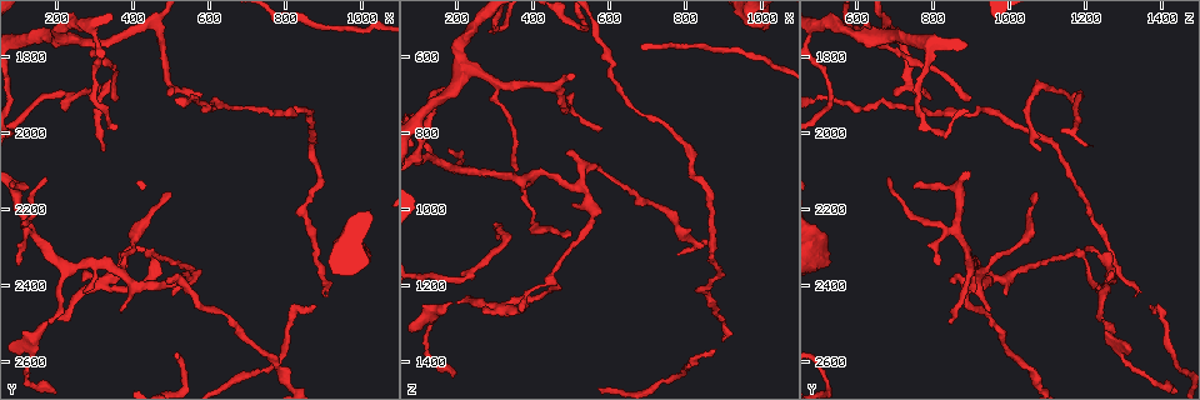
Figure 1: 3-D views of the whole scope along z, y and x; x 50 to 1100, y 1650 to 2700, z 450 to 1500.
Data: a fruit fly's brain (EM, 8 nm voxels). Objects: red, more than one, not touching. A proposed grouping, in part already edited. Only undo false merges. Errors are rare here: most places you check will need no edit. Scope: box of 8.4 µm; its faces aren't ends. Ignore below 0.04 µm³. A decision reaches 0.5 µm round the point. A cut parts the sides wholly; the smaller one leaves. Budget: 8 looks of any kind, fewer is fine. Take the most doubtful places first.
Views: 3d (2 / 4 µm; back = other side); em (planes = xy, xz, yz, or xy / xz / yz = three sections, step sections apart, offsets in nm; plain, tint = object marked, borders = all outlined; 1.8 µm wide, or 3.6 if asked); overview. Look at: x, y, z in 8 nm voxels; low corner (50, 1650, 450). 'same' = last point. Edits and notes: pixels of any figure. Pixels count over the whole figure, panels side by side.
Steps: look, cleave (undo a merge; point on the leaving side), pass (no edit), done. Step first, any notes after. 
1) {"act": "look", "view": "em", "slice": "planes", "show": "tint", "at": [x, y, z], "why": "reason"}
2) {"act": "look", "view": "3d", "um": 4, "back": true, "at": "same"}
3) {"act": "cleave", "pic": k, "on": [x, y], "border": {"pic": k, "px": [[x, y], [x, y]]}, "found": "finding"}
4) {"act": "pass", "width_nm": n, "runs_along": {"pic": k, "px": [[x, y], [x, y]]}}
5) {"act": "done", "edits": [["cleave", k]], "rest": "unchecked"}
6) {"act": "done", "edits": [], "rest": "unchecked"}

{"act": "look", "view": "em", "slice": "xz", "step": 16, "show": "tint", "at": [515, 2390, 950], "why": "abrupt turn"}

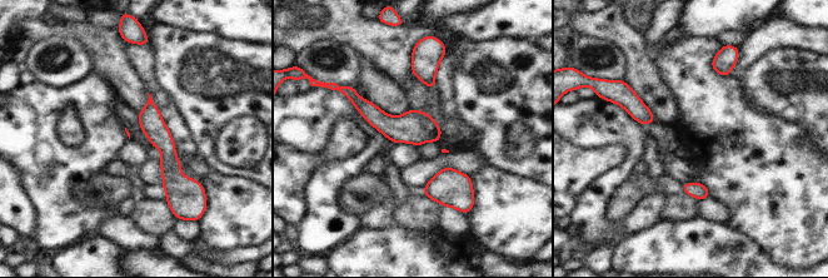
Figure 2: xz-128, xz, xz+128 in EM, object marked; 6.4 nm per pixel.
{"act": "look", "view": "em", "slice": "planes", "show": "tint", "at": "same"}

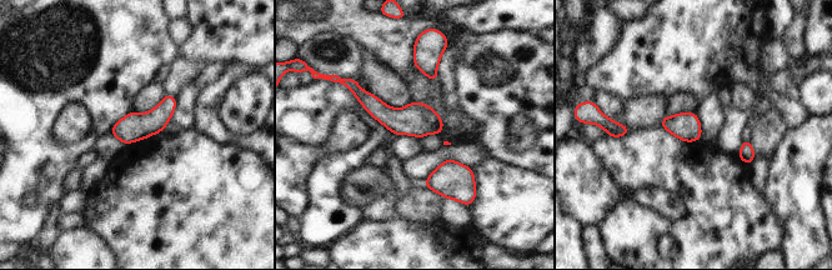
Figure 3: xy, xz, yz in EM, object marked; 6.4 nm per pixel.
{"act": "pass", "runs_along": {"pic": 3, "px": [[354, 88], [395, 120], [440, 126]]}, "found": "one neuron here"}

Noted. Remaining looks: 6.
{"act": "look", "view": "em", "slice": "planes", "show": "borders", "at": [350, 2415, 1240], "why": "closes a loop"}

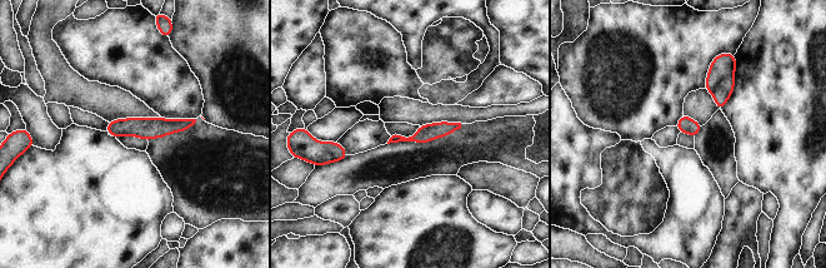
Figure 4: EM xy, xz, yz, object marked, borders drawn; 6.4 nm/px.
{"act": "pass", "runs_along": {"pic": 4, "px": [[190, 122], [110, 130]]}, "found": "one neuron here"}

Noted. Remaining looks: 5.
{"act": "look", "view": "em", "slice": "planes", "show": "borders", "at": [300, 1915, 535], "why": "sharp bend"}

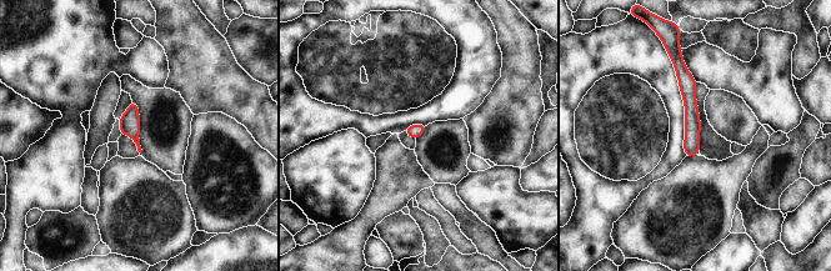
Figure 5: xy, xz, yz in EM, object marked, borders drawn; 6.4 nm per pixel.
{"act": "pass", "width_nm": 90, "runs_along": {"pic": 5, "px": [[680, 65], [690, 99], [691, 154]]}, "found": "continuous, no second neuron"}

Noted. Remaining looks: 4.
{"act": "done", "edits": [], "rest": "unchecked"}

